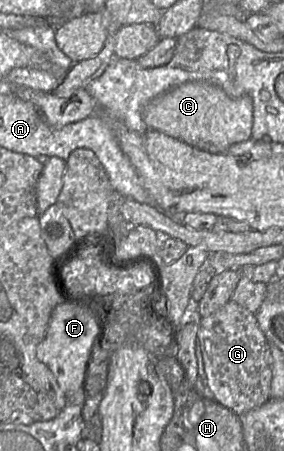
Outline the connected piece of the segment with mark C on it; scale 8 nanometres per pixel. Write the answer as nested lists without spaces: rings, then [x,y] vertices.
[[[193,81],[149,101],[142,110],[142,118],[148,129],[165,133],[211,154],[224,154],[233,144],[251,138],[253,101],[247,95],[231,98],[212,83]]]

